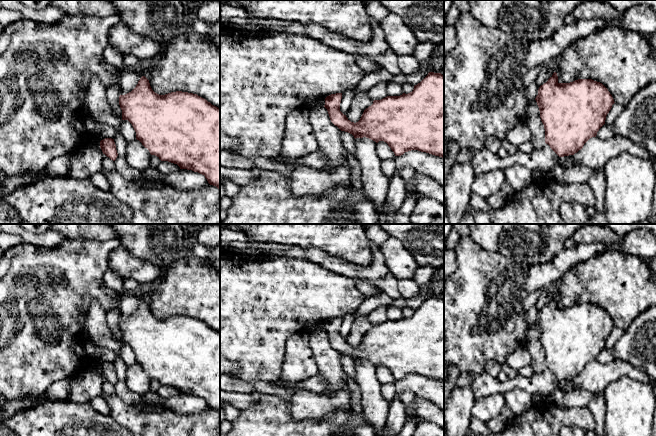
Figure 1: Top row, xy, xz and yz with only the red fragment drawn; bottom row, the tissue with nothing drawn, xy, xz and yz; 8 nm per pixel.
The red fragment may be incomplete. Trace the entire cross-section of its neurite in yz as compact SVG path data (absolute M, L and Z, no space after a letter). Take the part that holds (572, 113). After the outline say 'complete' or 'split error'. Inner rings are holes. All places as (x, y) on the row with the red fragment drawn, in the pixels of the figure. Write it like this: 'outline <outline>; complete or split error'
outline M557 73L538 89L535 98L545 129L545 143L559 156L574 155L605 124L606 116L615 103L608 89L592 79L559 83Z; complete

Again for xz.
outline M429 72L412 92L374 100L356 123L340 111L342 93L325 98L331 122L354 138L384 141L395 156L418 150L444 158L444 75Z; complete

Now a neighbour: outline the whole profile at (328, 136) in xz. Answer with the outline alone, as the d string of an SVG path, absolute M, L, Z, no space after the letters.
M325 107L309 110L310 123L318 142L318 150L324 155L324 169L331 169L347 160L342 143L341 130L335 126Z

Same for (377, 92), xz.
M380 81L367 91L367 95L373 100L381 100L388 96L386 92L386 87L387 83Z

